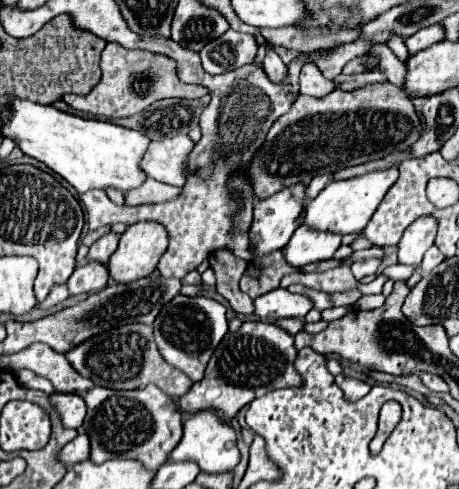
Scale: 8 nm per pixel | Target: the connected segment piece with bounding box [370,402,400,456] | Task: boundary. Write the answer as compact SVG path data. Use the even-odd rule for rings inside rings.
M386 402L380 408L380 422L378 422L378 432L374 436L374 440L370 442L370 454L376 456L382 448L382 444L386 442L386 438L390 436L390 432L394 430L394 426L400 422L400 406L396 402Z

